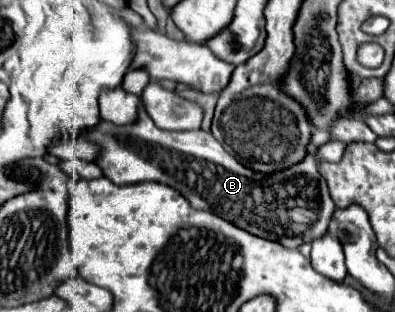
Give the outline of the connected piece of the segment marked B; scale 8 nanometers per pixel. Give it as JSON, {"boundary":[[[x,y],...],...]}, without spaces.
{"boundary":[[[140,101],[138,107],[138,117],[132,123],[126,125],[114,125],[110,121],[100,121],[98,125],[86,129],[82,133],[84,141],[92,141],[96,145],[100,145],[100,157],[96,161],[96,165],[100,165],[104,177],[108,177],[110,181],[114,181],[116,185],[130,185],[130,183],[142,183],[142,181],[158,181],[158,183],[166,183],[174,189],[178,189],[194,209],[204,209],[210,213],[220,215],[222,219],[228,219],[230,223],[238,225],[240,229],[270,239],[270,241],[278,241],[280,245],[288,247],[288,249],[298,249],[304,243],[312,243],[316,237],[324,237],[328,233],[328,219],[332,217],[336,205],[330,199],[326,181],[320,173],[320,161],[340,161],[342,153],[344,153],[344,143],[340,141],[332,141],[326,143],[322,147],[316,149],[316,153],[308,153],[304,161],[276,171],[272,175],[266,173],[256,173],[254,169],[248,169],[244,163],[236,161],[236,157],[232,157],[232,153],[228,153],[214,137],[212,133],[206,133],[202,129],[198,131],[164,131],[158,129],[152,121],[152,117],[148,117],[148,113],[144,113],[144,103]]]}

